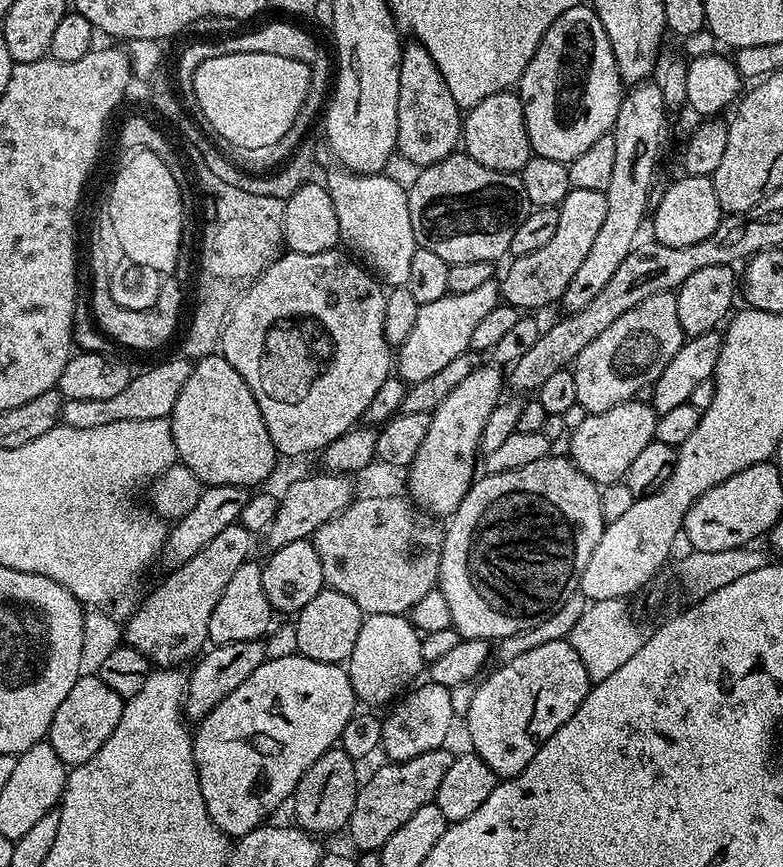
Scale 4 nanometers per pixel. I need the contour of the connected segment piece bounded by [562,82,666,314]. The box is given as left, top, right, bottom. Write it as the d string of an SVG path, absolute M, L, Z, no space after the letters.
M659 83L637 84L623 93L616 125L610 133L614 138L614 167L610 173L610 186L603 192L606 198L606 218L603 219L586 258L582 258L582 264L566 286L562 297L565 313L581 312L590 306L590 302L594 302L594 294L598 294L598 290L610 282L614 270L622 266L622 258L626 258L626 254L630 254L641 239L640 227L643 224L645 227L650 212L648 195L652 192L656 162L660 158L660 146L664 142L664 115L666 109Z

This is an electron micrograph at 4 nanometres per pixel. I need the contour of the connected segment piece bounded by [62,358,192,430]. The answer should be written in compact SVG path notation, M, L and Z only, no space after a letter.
M187 359L168 360L165 364L156 364L144 373L133 375L131 382L119 394L110 398L78 398L65 400L63 423L78 430L91 430L93 426L110 426L110 422L126 422L127 420L145 420L171 417L174 406L178 402L178 394L182 394L182 386L186 386L186 378L190 378L192 364Z

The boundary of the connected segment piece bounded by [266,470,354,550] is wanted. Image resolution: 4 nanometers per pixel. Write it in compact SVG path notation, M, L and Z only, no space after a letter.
M327 470L322 474L322 476L304 476L301 480L294 481L285 490L284 496L282 492L276 516L266 530L269 549L275 550L290 542L309 539L318 530L318 526L322 526L330 517L338 515L346 505L352 503L354 480L351 475Z

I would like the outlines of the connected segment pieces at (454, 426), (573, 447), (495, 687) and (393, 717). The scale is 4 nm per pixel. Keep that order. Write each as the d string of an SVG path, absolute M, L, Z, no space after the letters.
M491 367L476 368L474 374L442 398L440 405L430 413L432 421L426 432L426 442L418 446L418 454L408 468L406 492L417 508L429 508L436 516L451 517L472 488L477 475L476 451L481 451L488 422L497 415L500 387L503 389L506 384L501 369Z
M633 398L614 406L610 410L593 412L585 415L585 420L576 424L576 429L567 437L567 455L573 464L585 472L597 486L619 484L624 479L626 470L634 463L634 458L656 438L656 418L658 413L652 409L651 403Z
M567 639L542 642L542 646L534 646L534 650L526 650L499 666L501 668L493 676L485 675L475 685L466 719L468 740L472 743L469 744L471 751L482 758L482 762L486 762L486 766L490 766L490 770L494 770L498 778L507 778L526 770L526 766L534 758L534 754L538 754L542 745L563 724L570 722L574 710L578 710L578 706L582 706L586 698L590 681L582 658L578 658L578 650L574 650Z
M431 682L423 683L417 683L411 690L405 691L387 709L388 717L383 717L380 748L388 755L385 757L389 761L399 762L418 758L418 754L438 750L449 743L447 740L452 732L452 719L457 719L458 716L452 705L451 691L446 686L438 686Z

